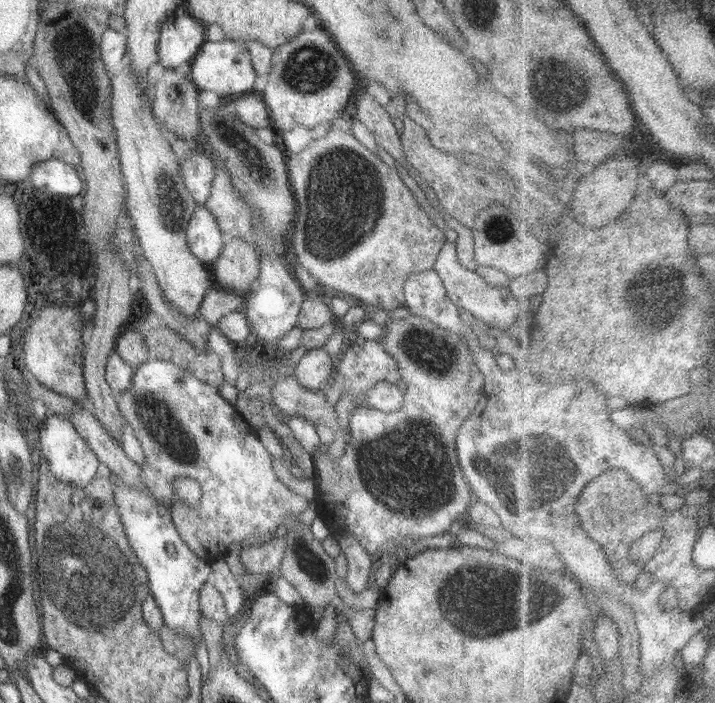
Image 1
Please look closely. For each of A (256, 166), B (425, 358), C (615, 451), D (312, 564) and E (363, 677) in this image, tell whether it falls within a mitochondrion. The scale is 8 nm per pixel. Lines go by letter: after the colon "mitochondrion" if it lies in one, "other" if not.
A: mitochondrion
B: mitochondrion
C: other
D: mitochondrion
E: other

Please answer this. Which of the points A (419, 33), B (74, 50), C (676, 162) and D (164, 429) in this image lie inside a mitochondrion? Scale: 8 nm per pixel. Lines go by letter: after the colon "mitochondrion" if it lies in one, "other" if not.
A: other
B: mitochondrion
C: other
D: mitochondrion

